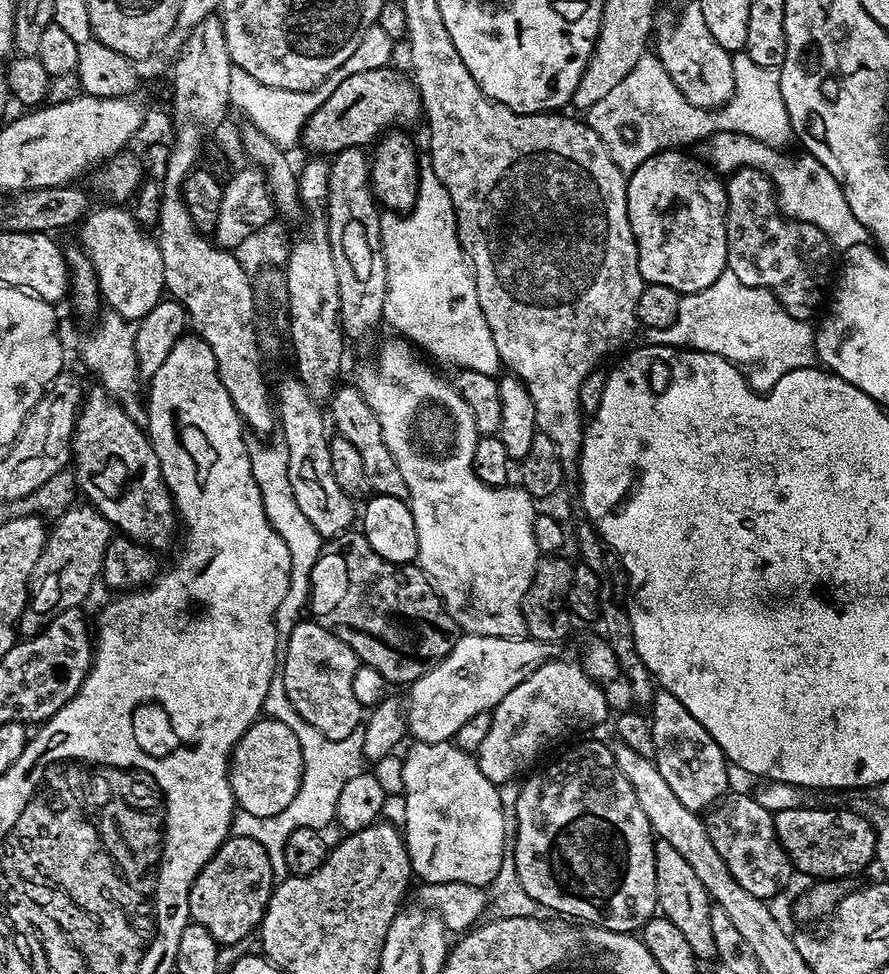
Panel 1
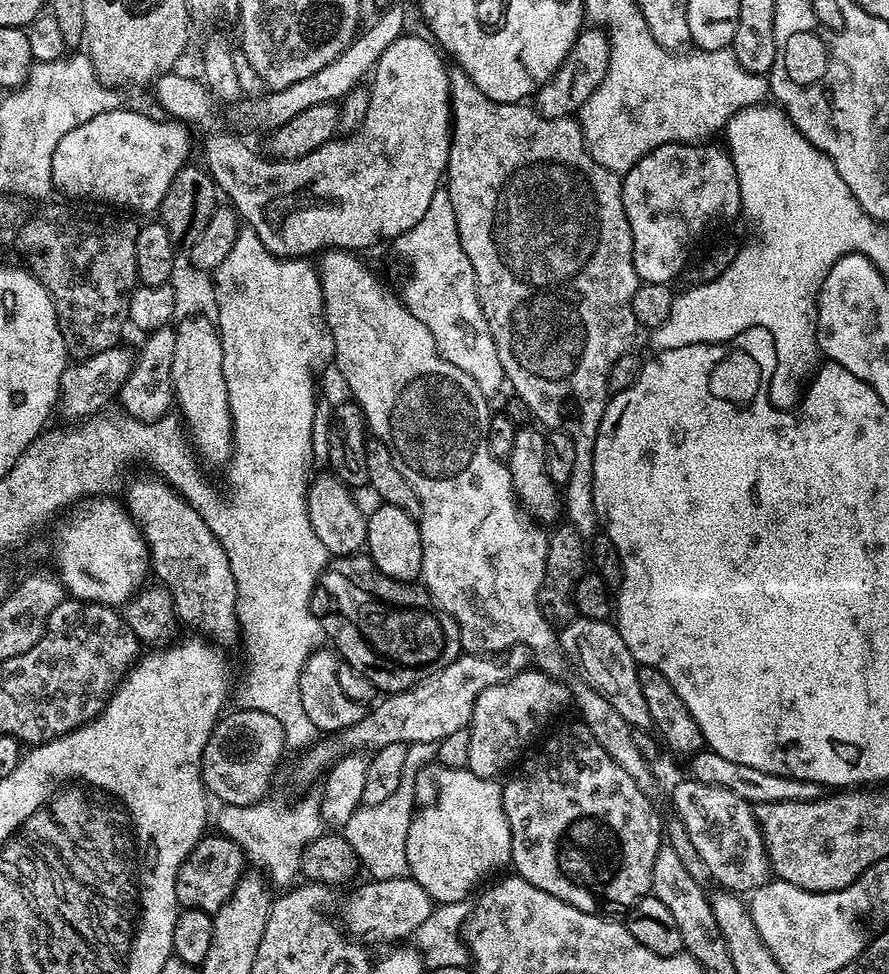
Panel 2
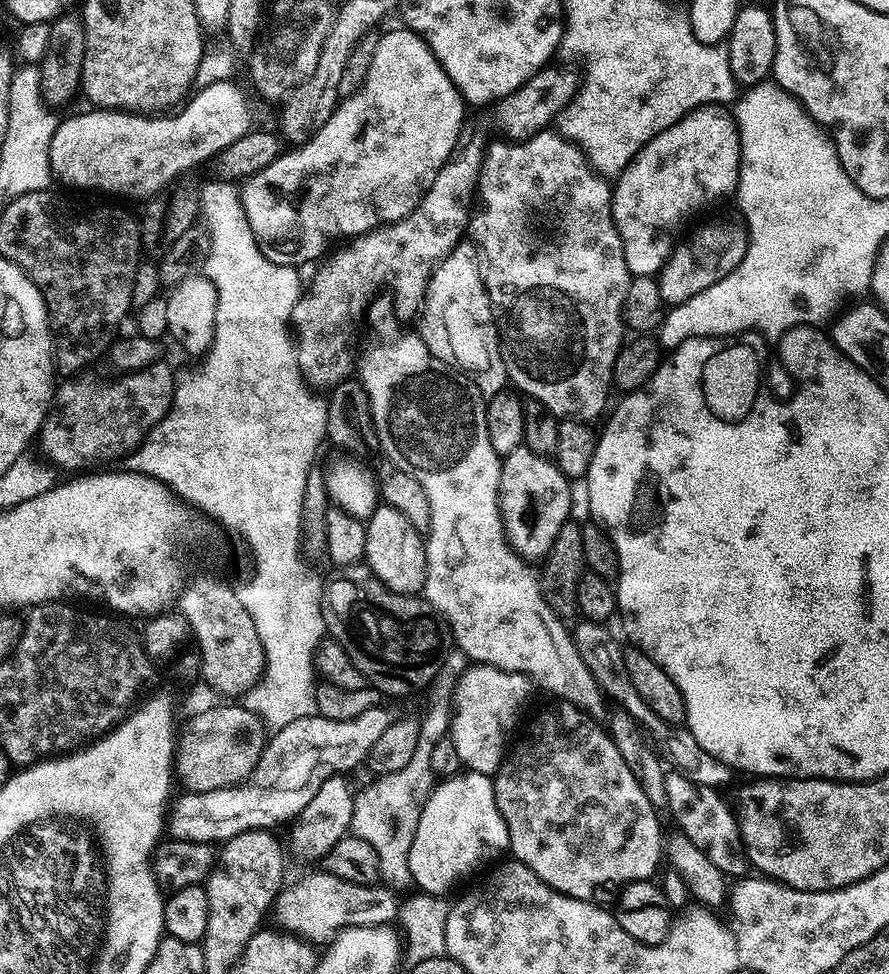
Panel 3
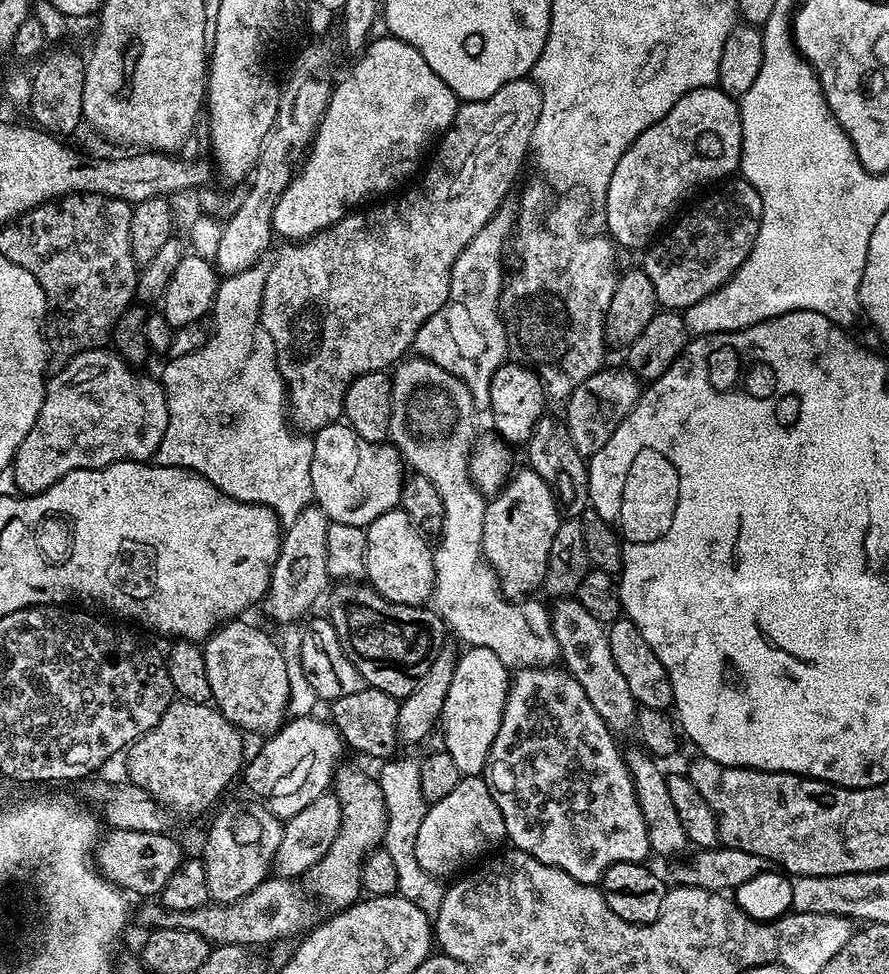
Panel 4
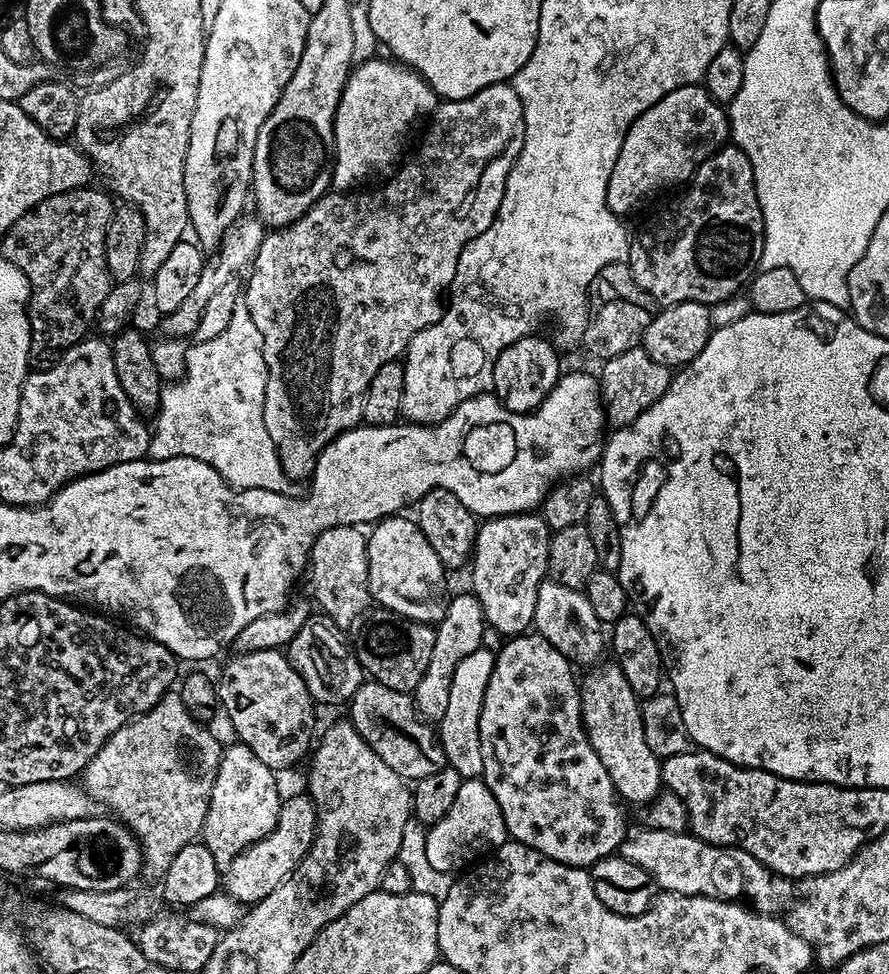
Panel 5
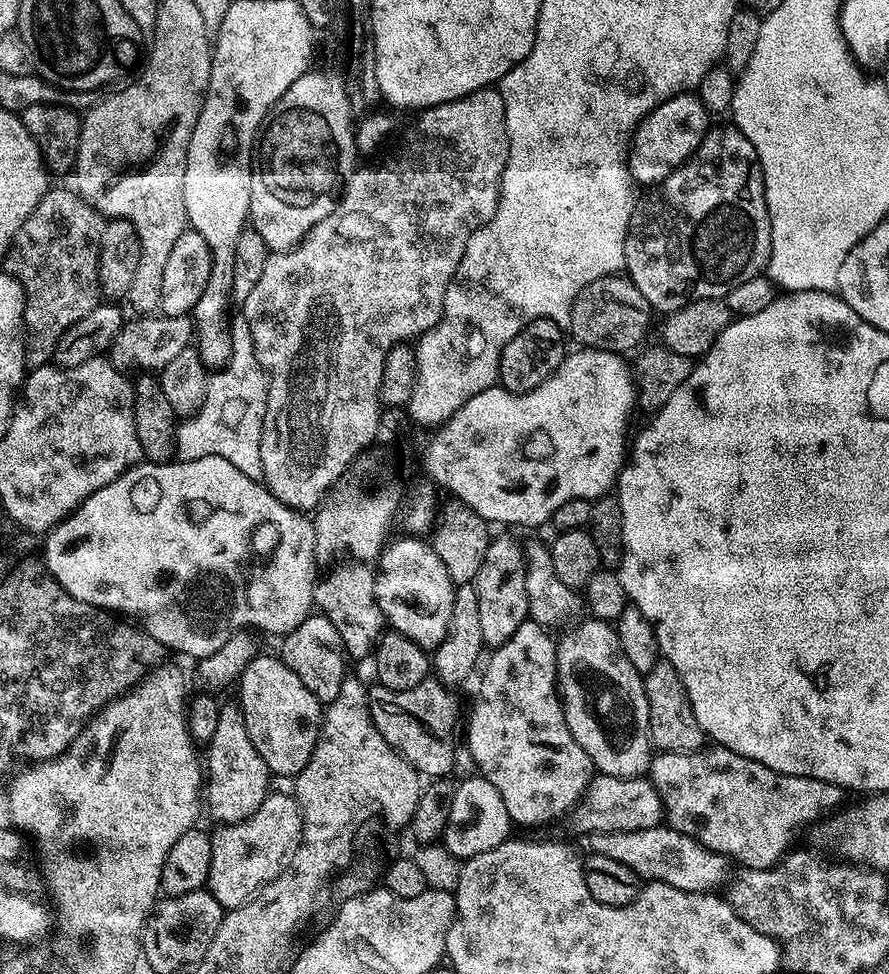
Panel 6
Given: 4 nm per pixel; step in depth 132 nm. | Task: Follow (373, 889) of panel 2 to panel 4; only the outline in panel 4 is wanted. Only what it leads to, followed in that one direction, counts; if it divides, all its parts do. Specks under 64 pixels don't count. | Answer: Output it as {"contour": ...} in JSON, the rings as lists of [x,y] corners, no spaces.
{"contour":[[[279,878],[263,880],[238,903],[217,904],[209,902],[194,911],[170,911],[158,902],[147,901],[138,912],[139,920],[146,928],[184,929],[201,934],[209,943],[215,945],[230,944],[258,948],[260,944],[275,945],[287,941],[287,936],[299,937],[307,933],[317,923],[317,905],[310,899],[309,893],[299,883]]]}

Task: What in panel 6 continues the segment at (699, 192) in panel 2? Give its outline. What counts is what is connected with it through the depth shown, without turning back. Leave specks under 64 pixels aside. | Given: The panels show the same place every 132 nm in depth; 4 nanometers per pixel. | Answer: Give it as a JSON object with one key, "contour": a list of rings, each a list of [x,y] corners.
{"contour":[[[696,94],[671,96],[662,102],[636,128],[632,135],[632,147],[628,150],[628,169],[637,185],[655,186],[667,178],[675,168],[685,164],[698,150],[710,127],[710,113]]]}

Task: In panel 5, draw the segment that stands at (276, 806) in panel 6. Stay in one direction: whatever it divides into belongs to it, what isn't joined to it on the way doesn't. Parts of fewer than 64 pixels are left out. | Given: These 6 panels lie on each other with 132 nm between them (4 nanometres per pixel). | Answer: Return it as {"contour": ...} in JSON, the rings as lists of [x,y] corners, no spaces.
{"contour":[[[307,794],[292,796],[280,805],[276,829],[266,838],[254,842],[246,850],[234,858],[222,872],[222,888],[233,899],[243,906],[258,903],[266,894],[278,890],[286,878],[302,862],[302,858],[310,850],[312,840],[316,836],[316,807],[312,804],[312,797]]]}

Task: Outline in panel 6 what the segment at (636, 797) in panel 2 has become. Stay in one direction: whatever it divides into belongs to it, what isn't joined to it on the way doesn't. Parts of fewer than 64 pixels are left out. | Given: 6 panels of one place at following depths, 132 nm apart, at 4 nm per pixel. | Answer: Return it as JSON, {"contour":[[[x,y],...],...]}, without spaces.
{"contour":[[[526,619],[522,622],[522,626],[518,626],[518,630],[514,630],[506,642],[502,642],[502,646],[491,649],[492,657],[483,665],[480,676],[480,689],[476,692],[476,701],[472,704],[472,713],[467,713],[466,724],[468,720],[468,741],[466,747],[470,754],[473,755],[476,763],[476,771],[486,782],[490,782],[490,786],[494,786],[494,790],[498,790],[498,794],[502,794],[502,802],[506,802],[506,810],[510,814],[513,825],[520,824],[540,824],[543,820],[552,820],[555,816],[560,816],[564,811],[571,809],[583,797],[584,789],[588,787],[588,781],[594,775],[594,769],[590,758],[586,754],[586,750],[582,750],[582,746],[578,746],[578,742],[574,742],[574,734],[570,734],[570,726],[566,726],[566,718],[564,717],[564,708],[560,705],[560,694],[556,686],[556,645],[557,641],[552,640],[552,636],[545,625]]]}

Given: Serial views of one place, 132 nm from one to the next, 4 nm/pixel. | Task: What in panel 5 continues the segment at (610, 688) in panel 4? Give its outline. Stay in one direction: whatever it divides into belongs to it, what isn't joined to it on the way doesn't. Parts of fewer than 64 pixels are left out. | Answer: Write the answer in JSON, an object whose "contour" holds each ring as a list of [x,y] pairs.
{"contour":[[[545,578],[538,586],[538,606],[534,606],[532,623],[539,636],[546,638],[546,642],[550,642],[550,646],[571,660],[573,665],[595,665],[603,657],[600,655],[606,652],[605,629],[581,589],[562,586]]]}

